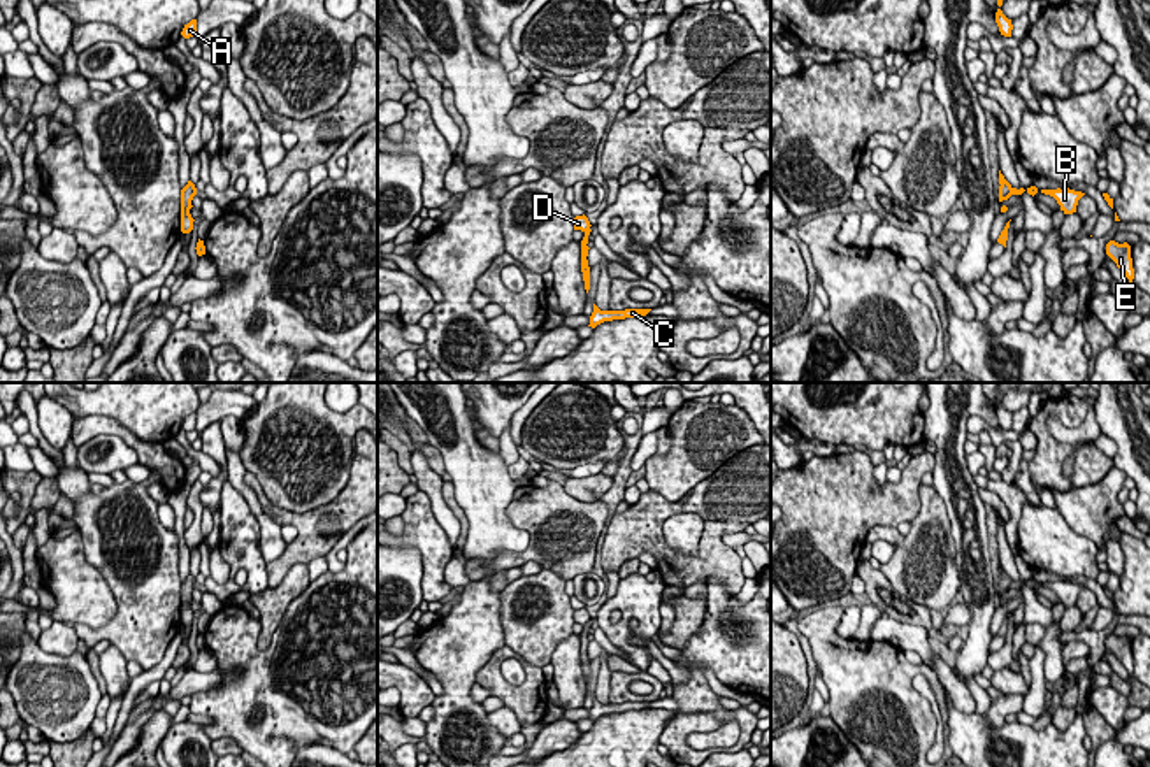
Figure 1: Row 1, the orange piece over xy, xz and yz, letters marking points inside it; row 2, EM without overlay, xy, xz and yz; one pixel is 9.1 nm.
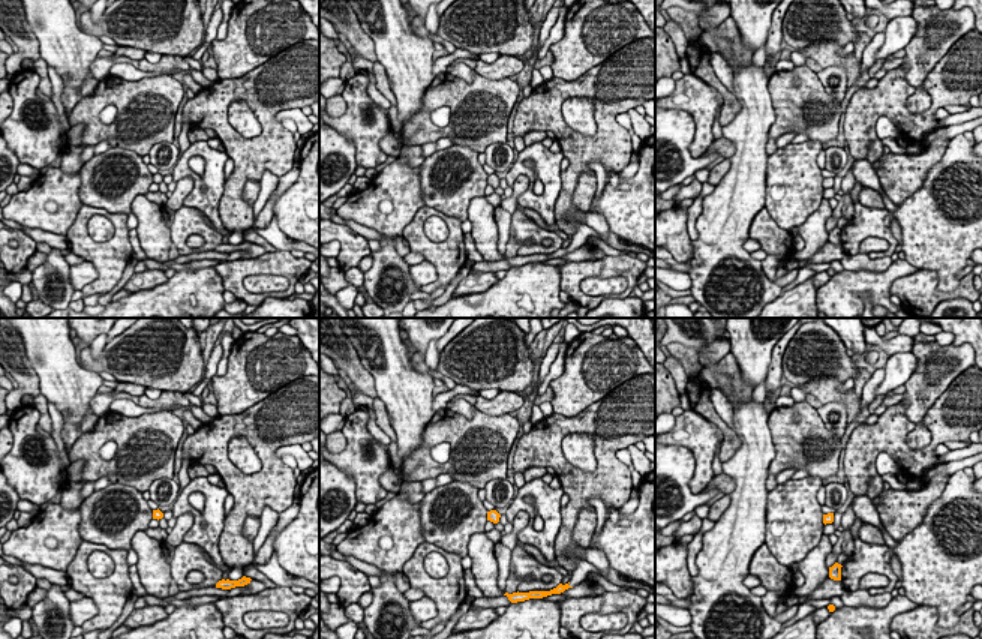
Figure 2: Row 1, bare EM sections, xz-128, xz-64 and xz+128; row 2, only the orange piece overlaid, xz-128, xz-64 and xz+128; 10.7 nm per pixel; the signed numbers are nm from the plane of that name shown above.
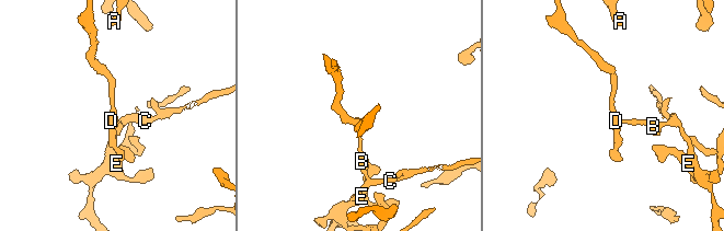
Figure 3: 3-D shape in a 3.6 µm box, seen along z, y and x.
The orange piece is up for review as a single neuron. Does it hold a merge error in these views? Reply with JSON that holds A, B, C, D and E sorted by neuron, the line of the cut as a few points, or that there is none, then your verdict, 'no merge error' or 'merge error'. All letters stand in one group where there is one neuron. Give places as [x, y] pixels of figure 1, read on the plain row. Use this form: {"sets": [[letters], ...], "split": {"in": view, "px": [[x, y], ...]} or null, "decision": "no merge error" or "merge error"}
{"sets": [["A", "D"], ["B", "C", "E"]], "split": {"in": "xz", "px": [[589, 620], [585, 625]]}, "decision": "merge error"}

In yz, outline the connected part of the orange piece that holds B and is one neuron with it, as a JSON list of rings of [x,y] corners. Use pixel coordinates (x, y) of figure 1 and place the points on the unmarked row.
[[[1069,581],[1041,583],[1041,586],[1053,590],[1064,607],[1076,606],[1078,593],[1085,588]]]

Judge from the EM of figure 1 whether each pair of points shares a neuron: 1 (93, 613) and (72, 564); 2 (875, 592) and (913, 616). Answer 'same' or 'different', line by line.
1: same
2: same

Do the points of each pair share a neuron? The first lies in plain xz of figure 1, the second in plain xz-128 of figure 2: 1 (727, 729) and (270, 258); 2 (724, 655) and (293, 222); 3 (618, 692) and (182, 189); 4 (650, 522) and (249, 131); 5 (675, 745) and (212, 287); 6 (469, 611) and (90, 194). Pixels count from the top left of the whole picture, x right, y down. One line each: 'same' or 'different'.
1: different
2: same
3: different
4: different
5: different
6: different

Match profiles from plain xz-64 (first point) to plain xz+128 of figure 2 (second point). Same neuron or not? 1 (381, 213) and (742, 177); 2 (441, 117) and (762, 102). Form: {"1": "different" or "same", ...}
{"1": "same", "2": "same"}

